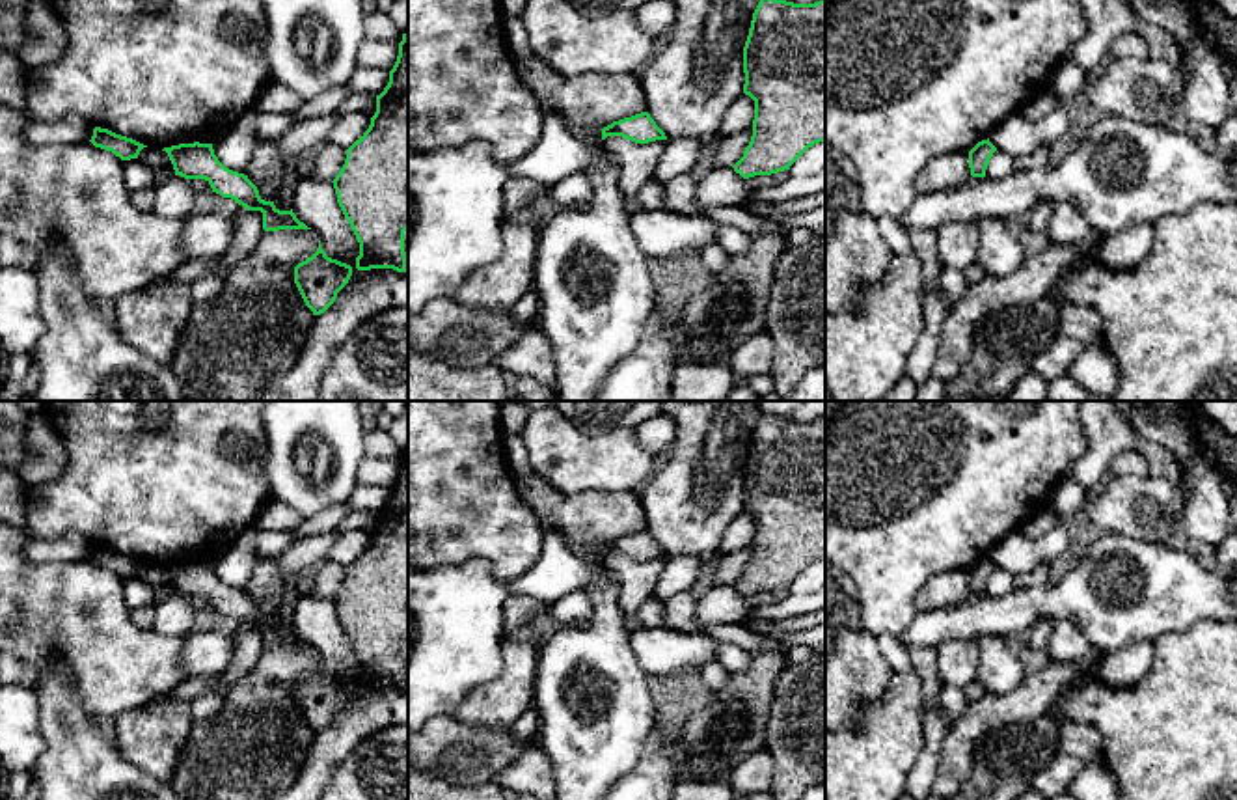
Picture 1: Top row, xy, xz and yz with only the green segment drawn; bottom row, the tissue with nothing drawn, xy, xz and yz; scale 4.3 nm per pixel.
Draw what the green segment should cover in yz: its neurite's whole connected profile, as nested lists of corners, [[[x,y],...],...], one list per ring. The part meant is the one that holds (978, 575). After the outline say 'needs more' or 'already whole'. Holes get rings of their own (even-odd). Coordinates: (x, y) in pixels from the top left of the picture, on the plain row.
[[[987,558],[978,559],[971,569],[969,569],[969,586],[972,595],[986,595],[986,587],[989,582],[989,576],[997,565]]]; already whole

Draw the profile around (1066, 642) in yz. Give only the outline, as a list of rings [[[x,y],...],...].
[[[1054,619],[1045,651],[1054,662],[1075,662],[1090,651],[1084,632],[1067,619]]]

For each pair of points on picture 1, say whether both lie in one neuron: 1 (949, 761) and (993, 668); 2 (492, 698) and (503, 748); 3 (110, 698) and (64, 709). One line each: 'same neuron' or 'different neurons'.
1: different neurons
2: different neurons
3: different neurons

